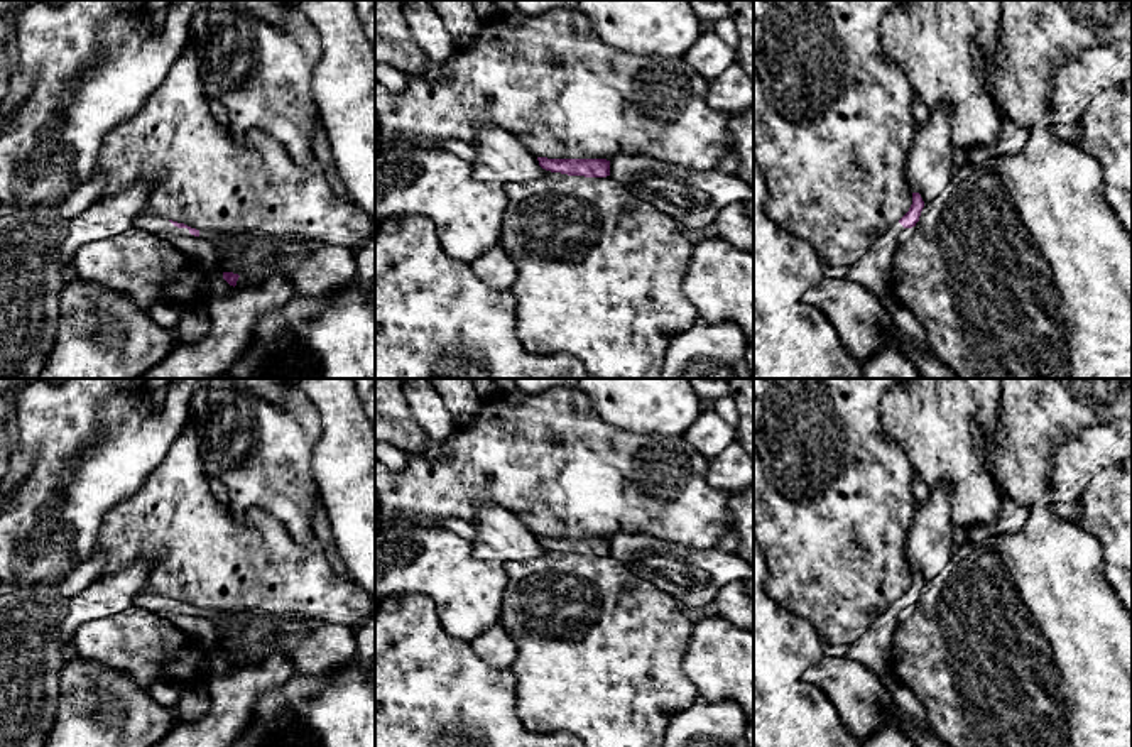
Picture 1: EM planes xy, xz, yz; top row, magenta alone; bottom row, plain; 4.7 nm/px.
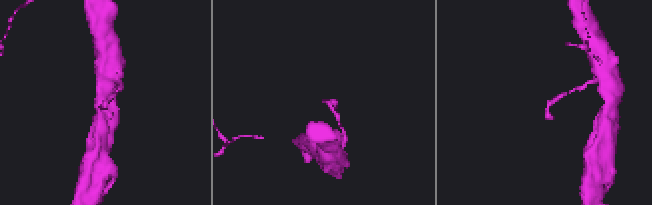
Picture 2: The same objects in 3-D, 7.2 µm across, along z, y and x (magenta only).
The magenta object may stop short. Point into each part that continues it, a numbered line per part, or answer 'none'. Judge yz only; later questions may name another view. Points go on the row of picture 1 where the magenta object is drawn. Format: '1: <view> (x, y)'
1: yz (874, 269)

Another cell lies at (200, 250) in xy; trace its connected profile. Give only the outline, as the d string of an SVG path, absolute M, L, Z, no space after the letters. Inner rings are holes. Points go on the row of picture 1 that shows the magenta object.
M189 233L169 237L169 242L188 255L201 270L220 269L220 257L210 240Z

